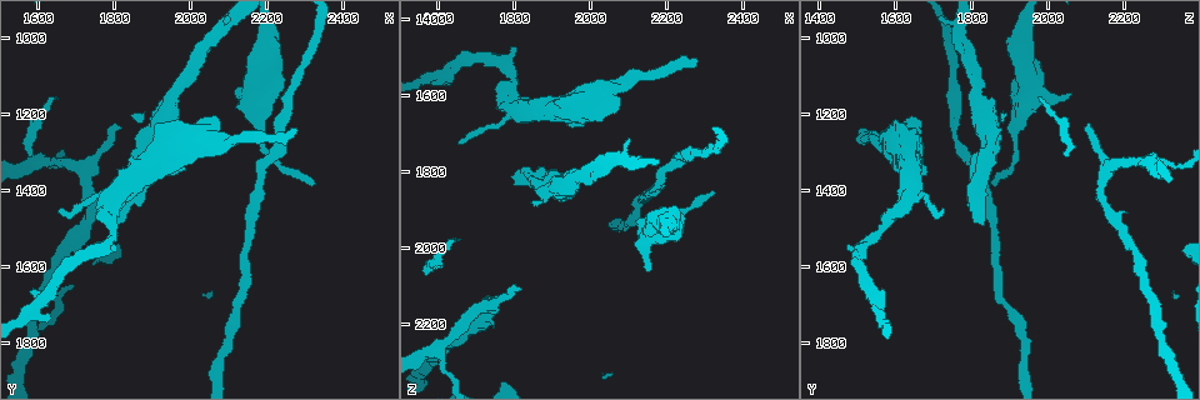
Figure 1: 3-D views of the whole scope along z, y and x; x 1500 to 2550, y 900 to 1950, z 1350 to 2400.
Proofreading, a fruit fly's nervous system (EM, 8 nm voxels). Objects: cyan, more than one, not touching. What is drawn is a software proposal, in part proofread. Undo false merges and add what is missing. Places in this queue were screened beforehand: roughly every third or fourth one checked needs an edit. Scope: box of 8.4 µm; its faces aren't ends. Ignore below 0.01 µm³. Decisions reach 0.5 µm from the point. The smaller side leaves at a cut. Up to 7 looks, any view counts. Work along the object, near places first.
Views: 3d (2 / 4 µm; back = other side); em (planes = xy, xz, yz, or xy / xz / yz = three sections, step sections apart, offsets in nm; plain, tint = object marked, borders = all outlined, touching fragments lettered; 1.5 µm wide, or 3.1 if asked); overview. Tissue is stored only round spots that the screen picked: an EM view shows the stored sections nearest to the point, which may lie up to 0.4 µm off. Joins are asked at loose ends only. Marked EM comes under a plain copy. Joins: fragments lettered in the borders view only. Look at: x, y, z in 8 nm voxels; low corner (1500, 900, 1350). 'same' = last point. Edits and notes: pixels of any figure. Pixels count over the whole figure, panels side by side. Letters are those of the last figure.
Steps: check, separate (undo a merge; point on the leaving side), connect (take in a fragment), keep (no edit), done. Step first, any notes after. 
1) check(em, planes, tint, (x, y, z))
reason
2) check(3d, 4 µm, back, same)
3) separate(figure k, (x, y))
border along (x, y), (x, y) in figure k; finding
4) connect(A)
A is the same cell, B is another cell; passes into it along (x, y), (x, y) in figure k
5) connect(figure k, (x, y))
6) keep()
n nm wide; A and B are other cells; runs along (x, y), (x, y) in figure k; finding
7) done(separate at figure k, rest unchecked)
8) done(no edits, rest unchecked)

check(em, planes, borders, (2275, 1240, 1505))
branch stops here

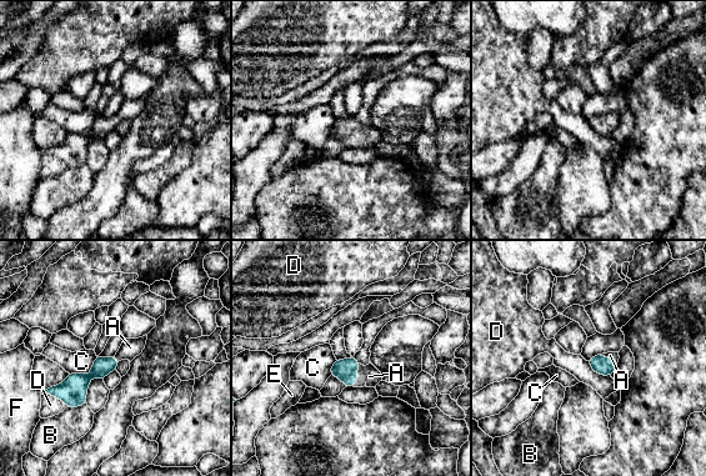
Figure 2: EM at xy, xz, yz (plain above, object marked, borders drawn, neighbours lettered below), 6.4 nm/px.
connect(A)
C touches over 220 nm; A is the same cell, B, C, D, E and F are other cells; passes into it along (346, 370), (356, 375), (369, 376) in figure 2; the neuron continues

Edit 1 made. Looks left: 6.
check(em, yz, step 8, borders, (2155, 1145, 2055))
branch stops here

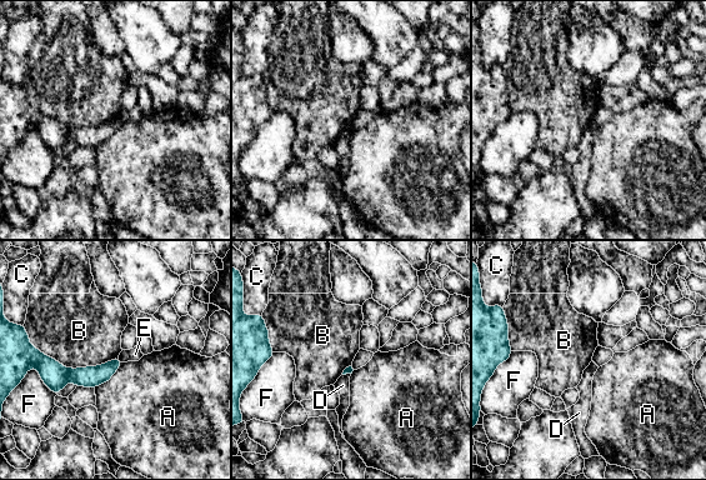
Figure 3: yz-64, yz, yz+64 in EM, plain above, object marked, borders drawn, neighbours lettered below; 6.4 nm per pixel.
check(em, xz, step 4, borders, same)

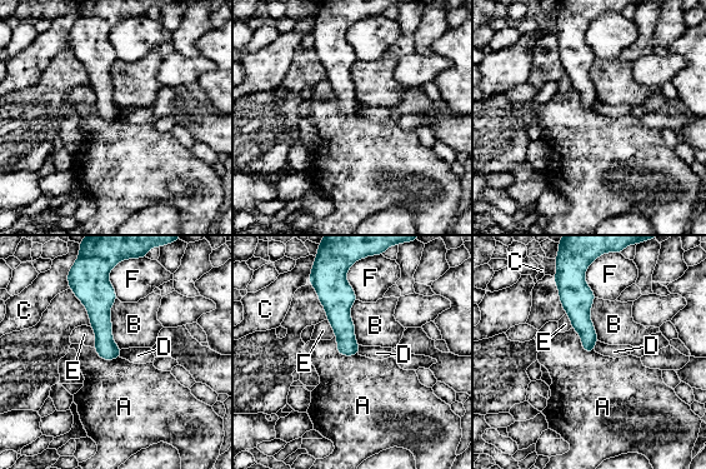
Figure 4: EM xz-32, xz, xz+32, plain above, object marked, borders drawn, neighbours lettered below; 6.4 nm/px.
keep()
A, B, C, D, E and F are other cells; none of them fits

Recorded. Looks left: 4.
check(3d, 2 µm, (1655, 1460, 1730))
free end

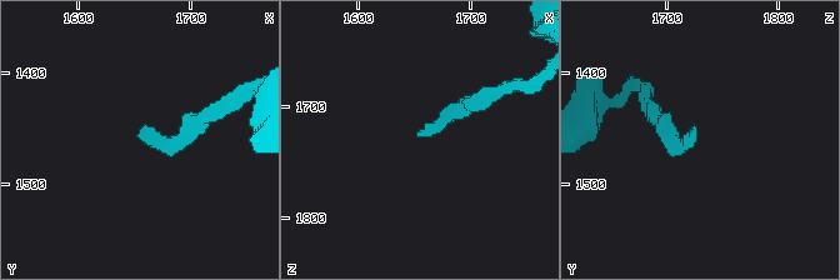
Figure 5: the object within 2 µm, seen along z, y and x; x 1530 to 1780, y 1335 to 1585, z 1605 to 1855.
check(em, planes, borders, (1652, 1456, 1728))

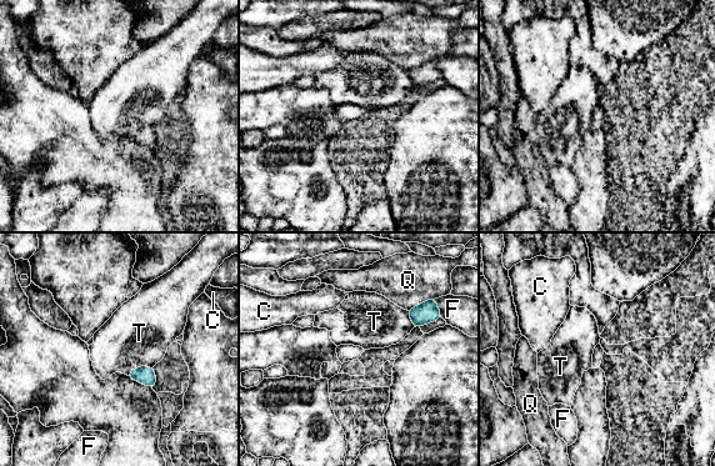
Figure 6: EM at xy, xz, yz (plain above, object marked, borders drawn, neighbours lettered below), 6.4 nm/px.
keep()
C, F, Q and T are other cells; border along (151, 366), (138, 366), (128, 375) in figure 6; no lettered fragment goes on from it

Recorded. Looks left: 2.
done(connect at figure 2, rest unchecked)

